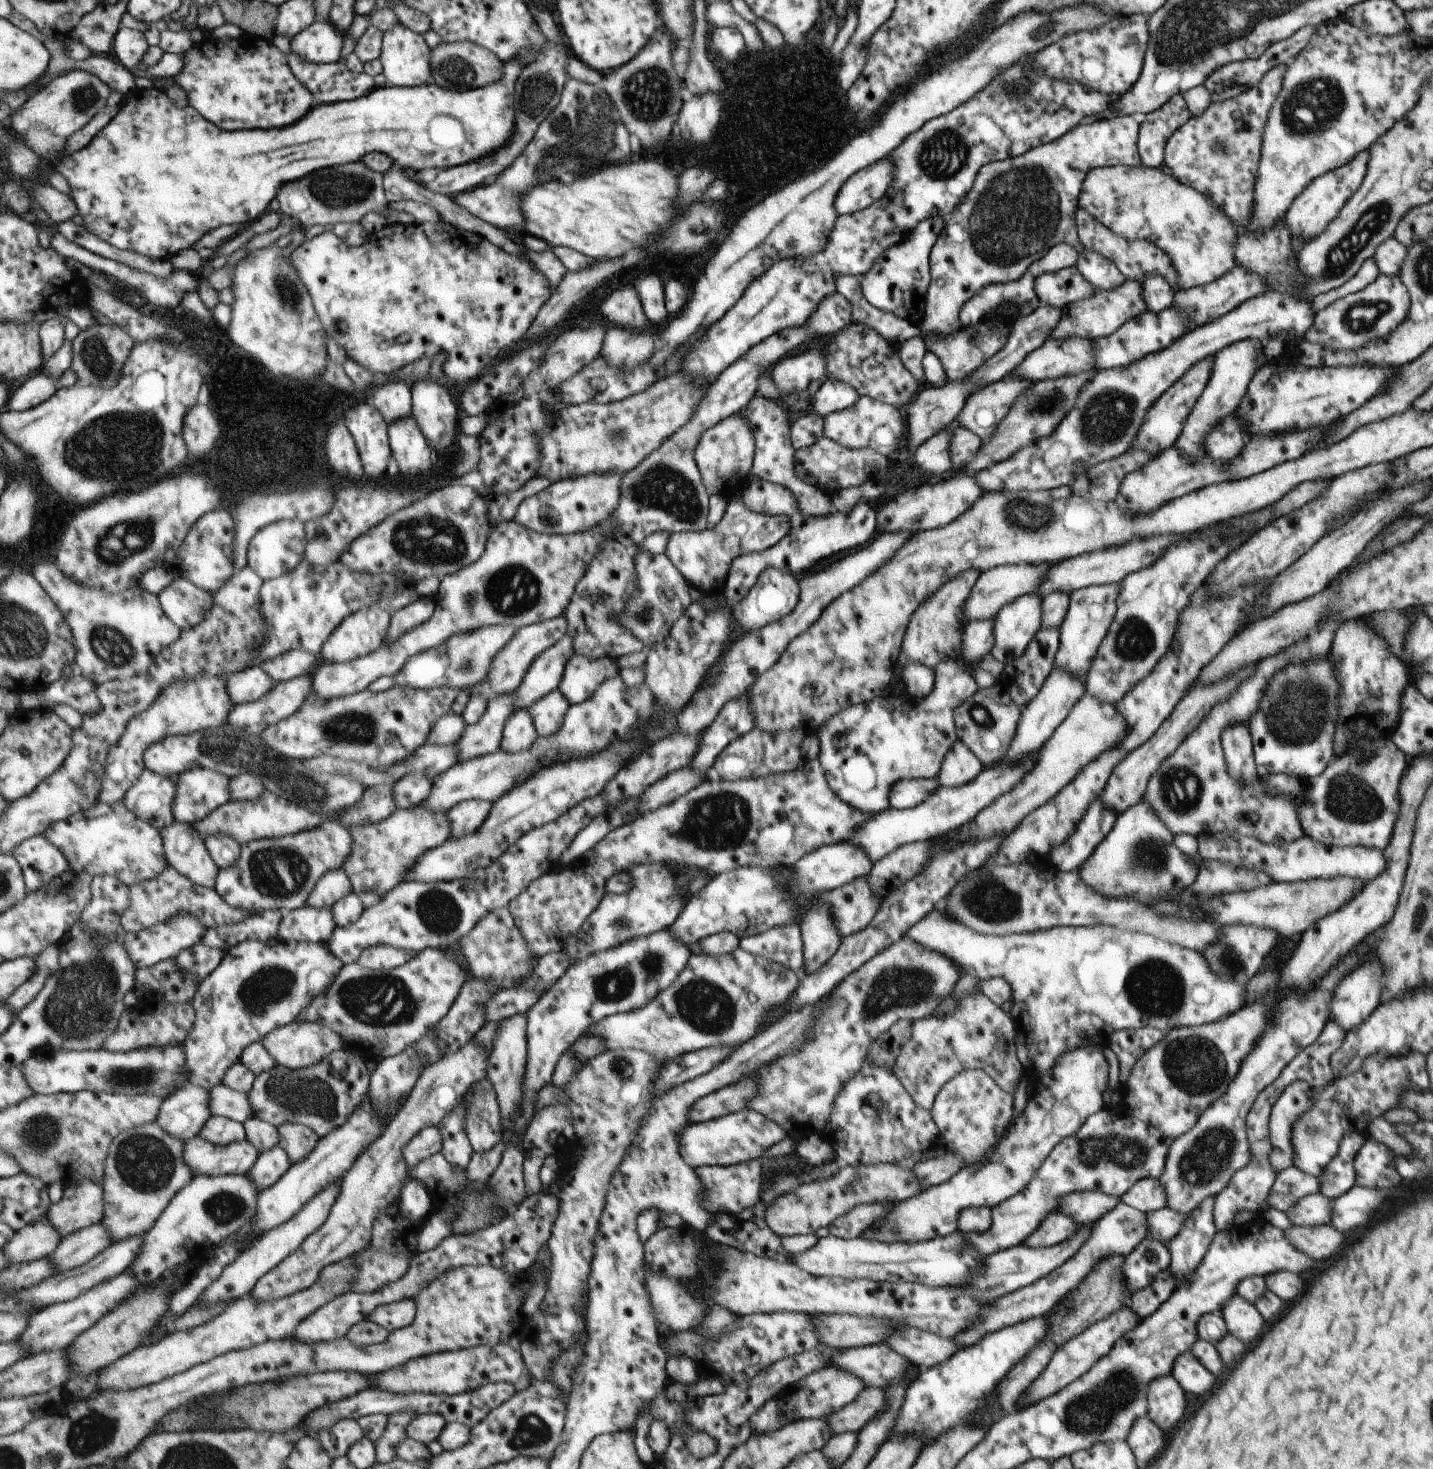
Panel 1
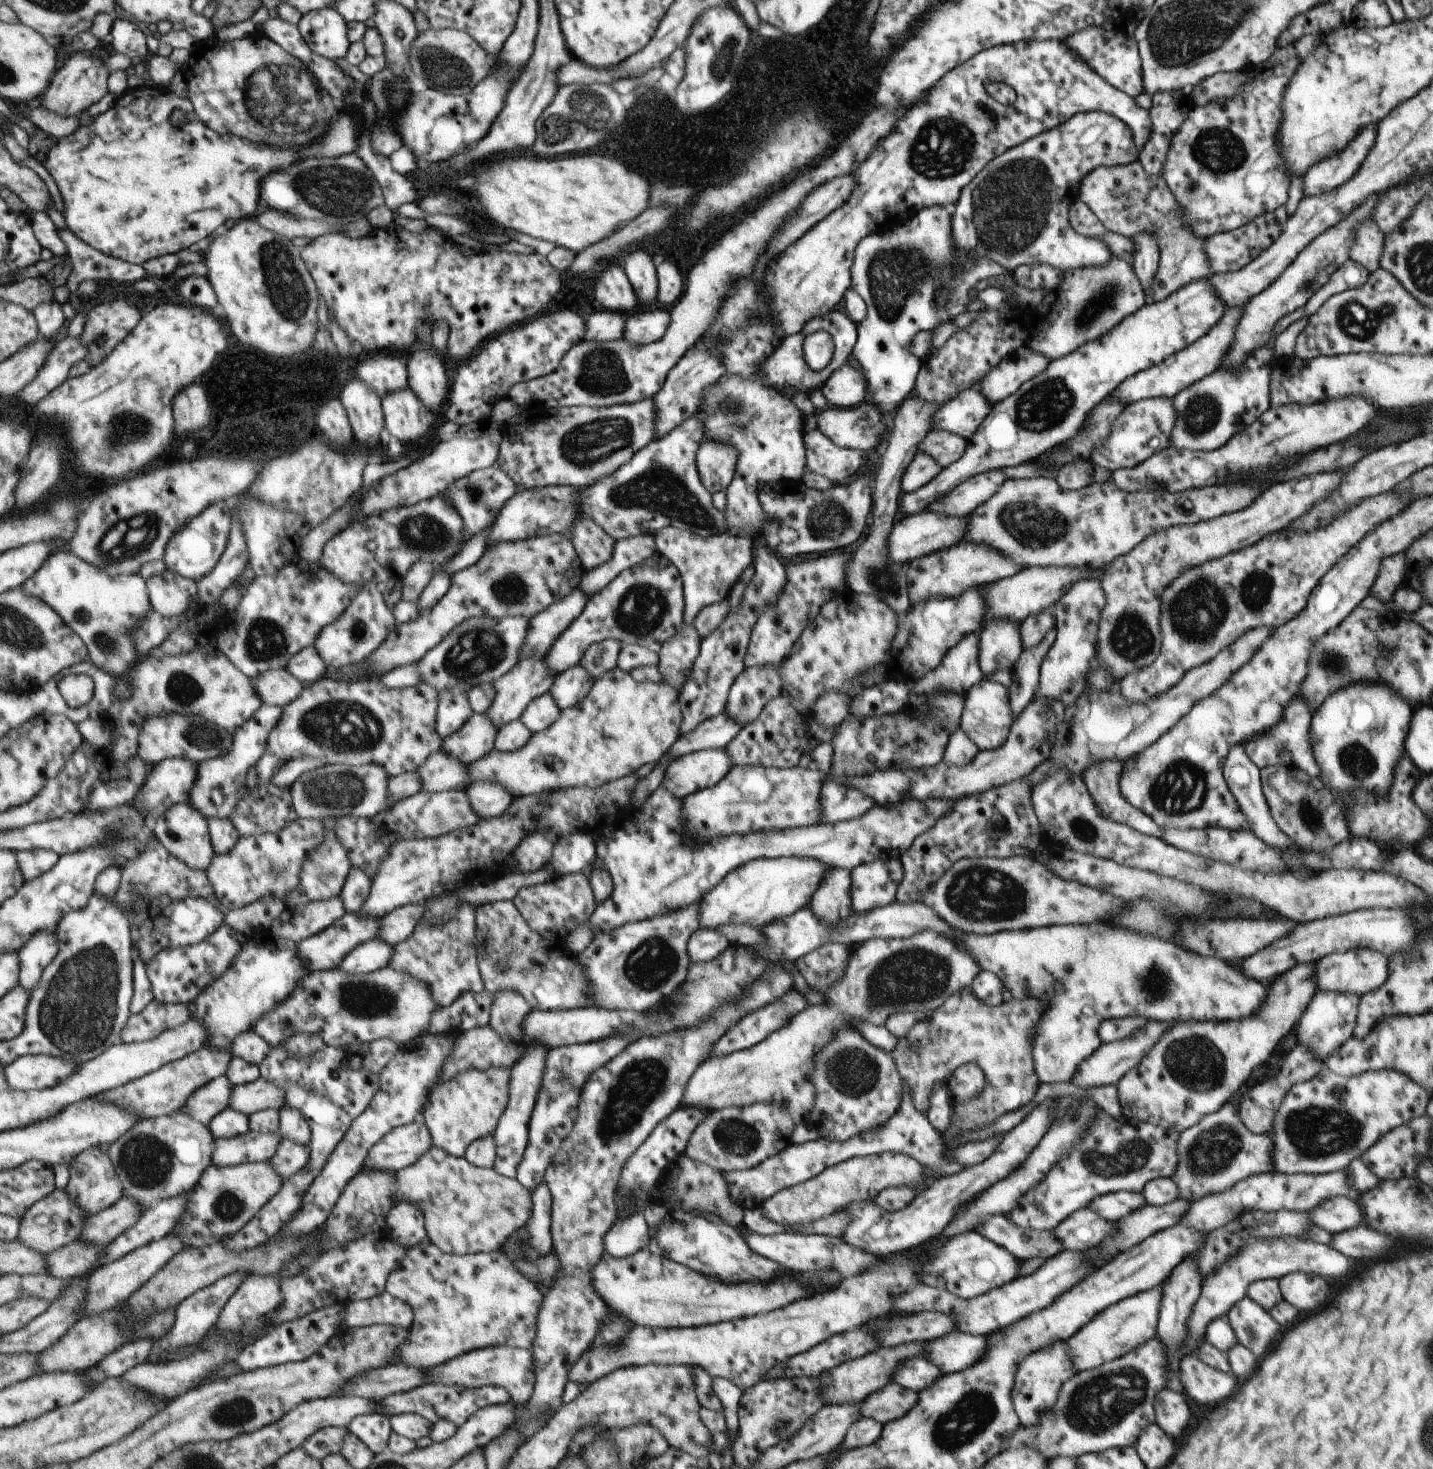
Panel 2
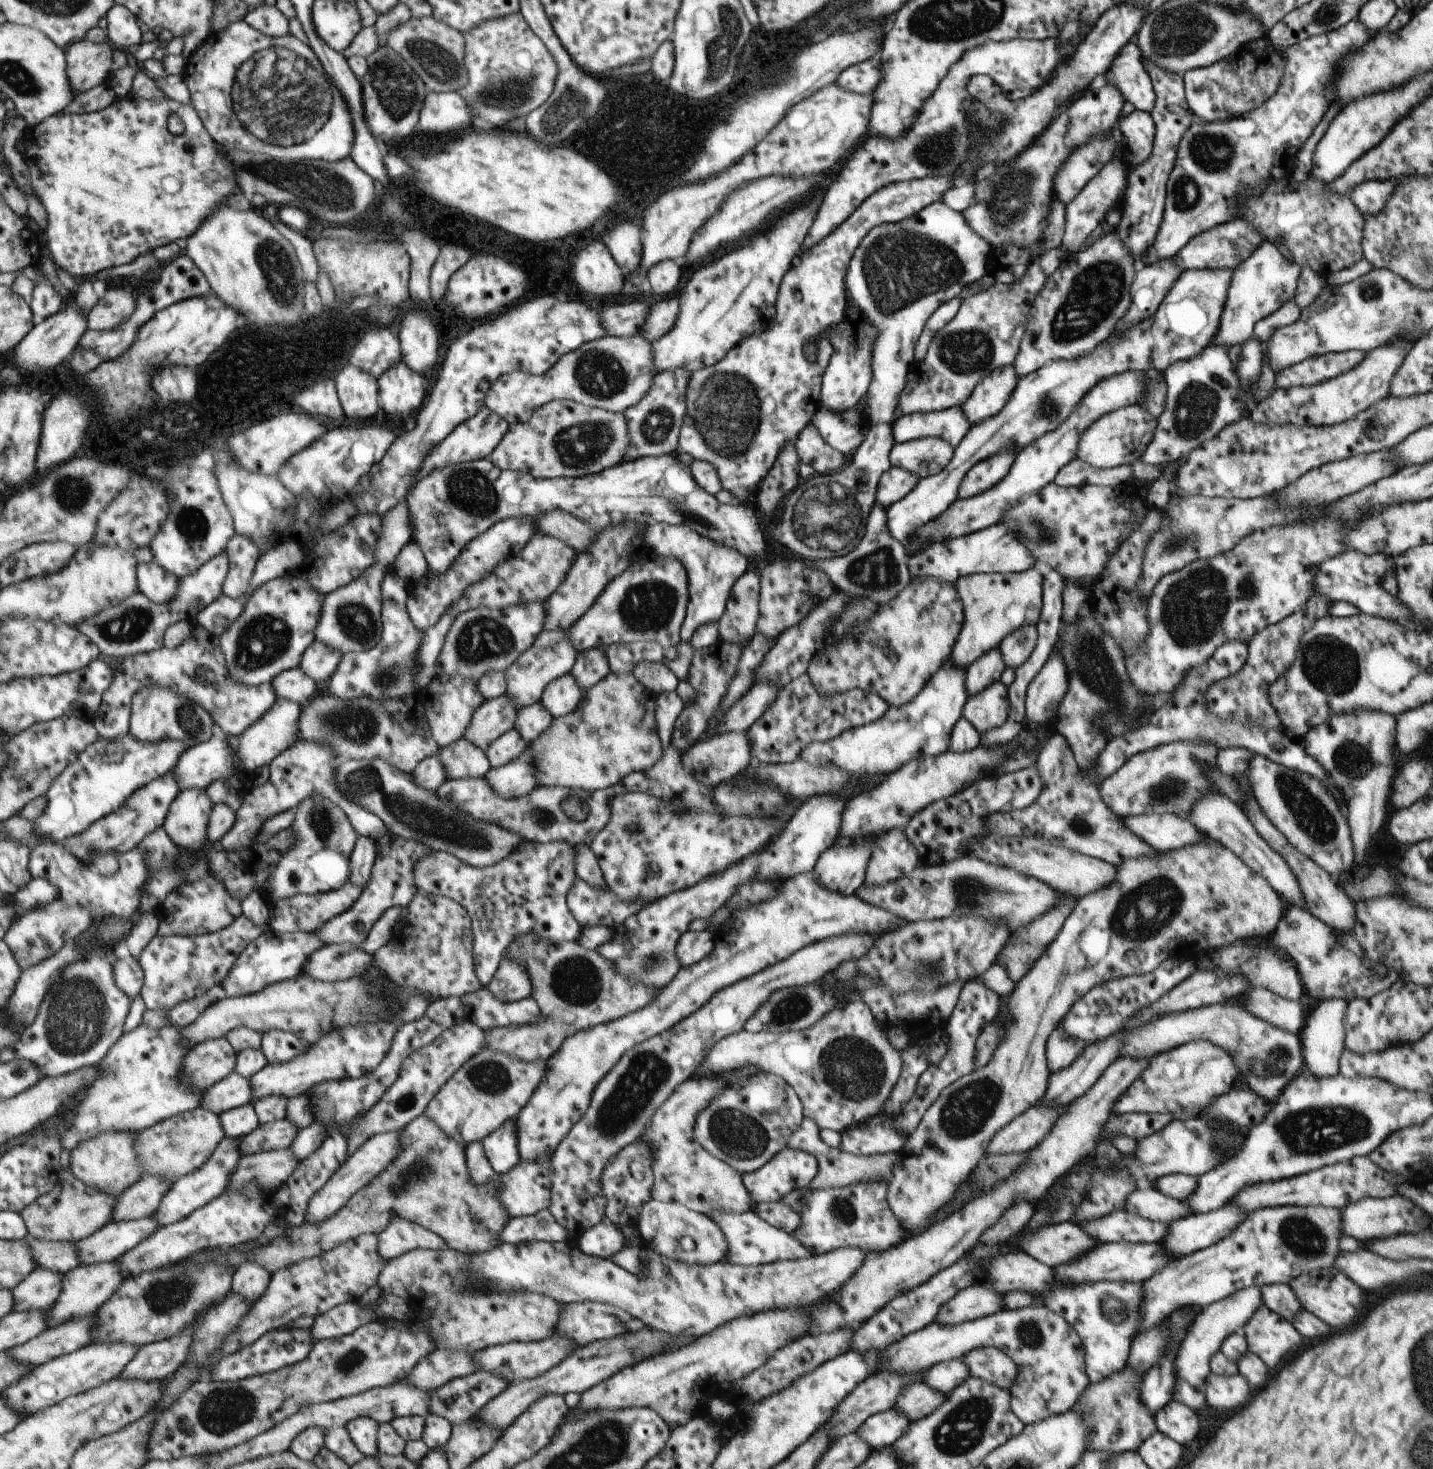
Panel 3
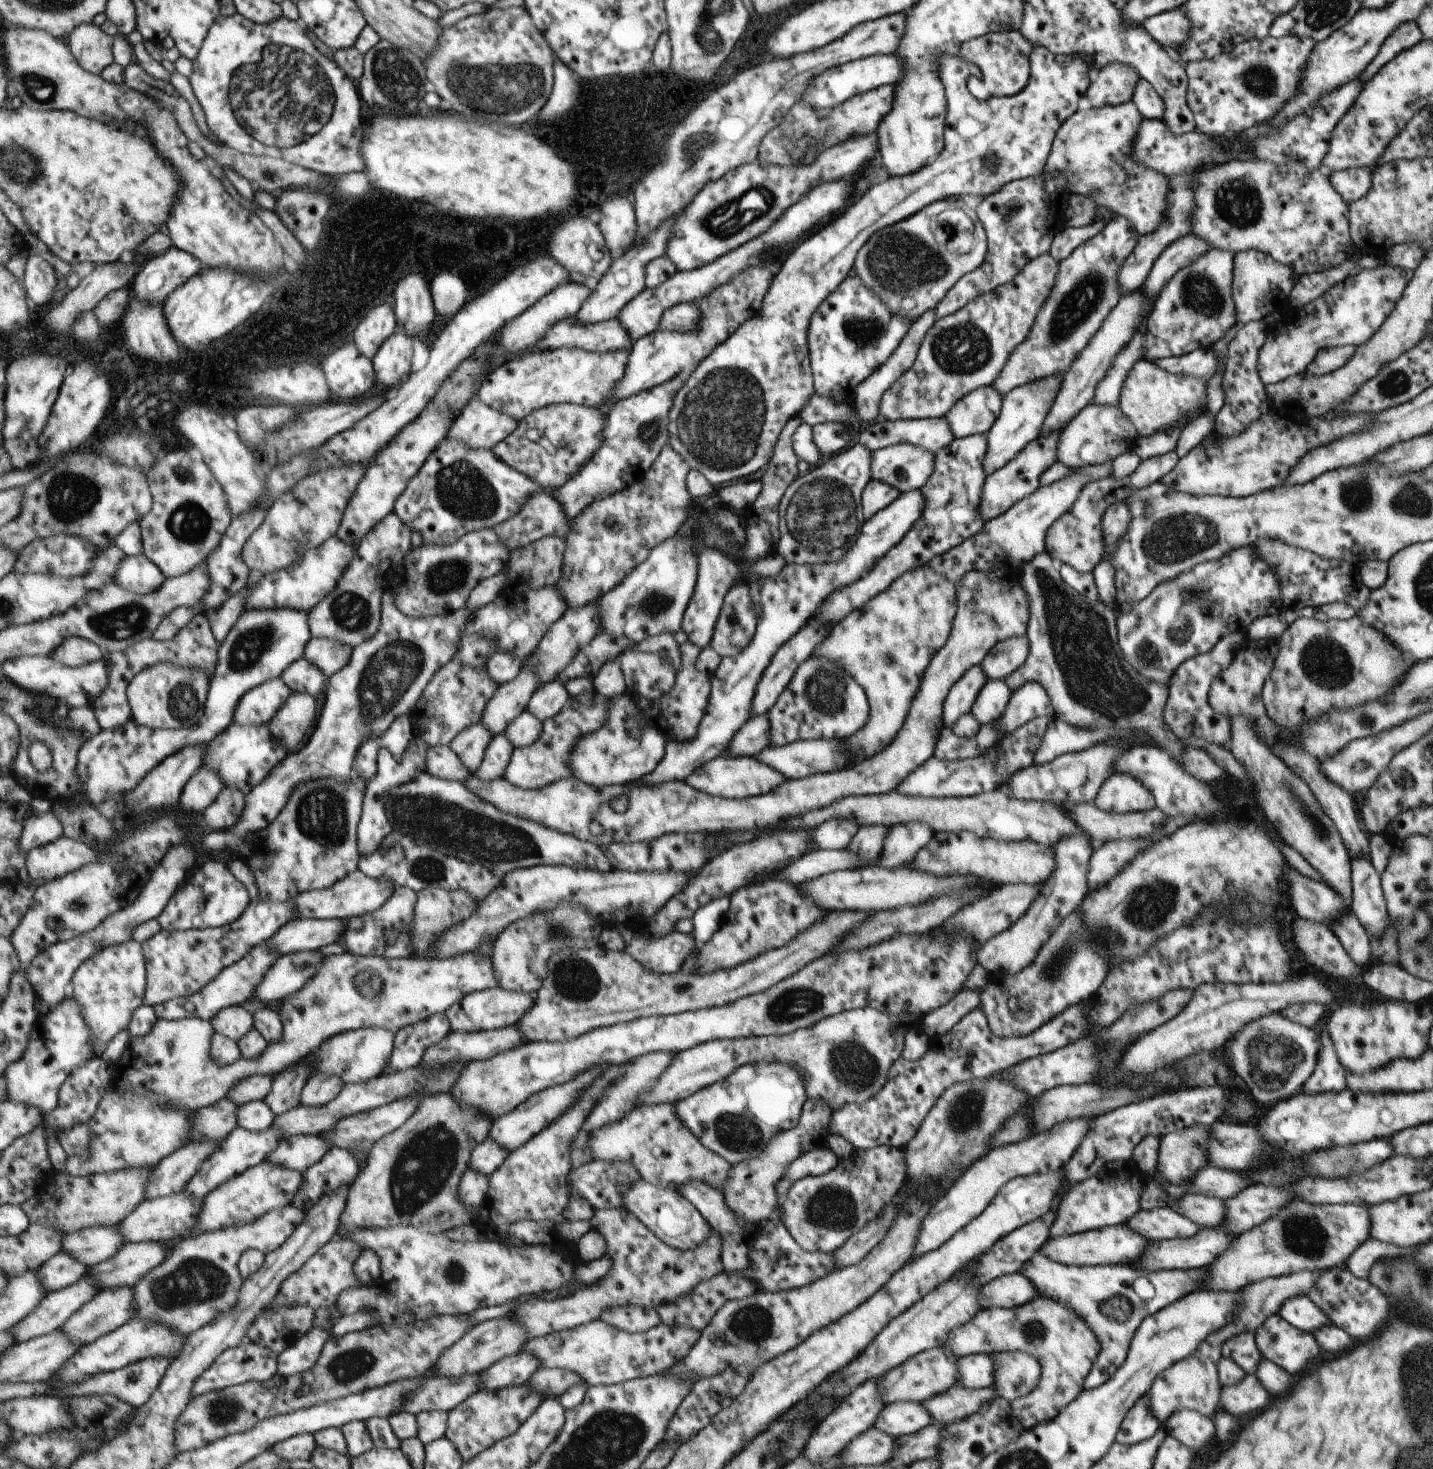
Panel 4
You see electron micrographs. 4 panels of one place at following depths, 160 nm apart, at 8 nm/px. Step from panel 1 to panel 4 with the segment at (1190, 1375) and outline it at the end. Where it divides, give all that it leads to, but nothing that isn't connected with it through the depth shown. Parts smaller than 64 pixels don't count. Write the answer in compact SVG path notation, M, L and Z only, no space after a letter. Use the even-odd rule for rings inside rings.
M1246 1374L1235 1384L1220 1384L1219 1408L1231 1416L1253 1416L1255 1412L1263 1410L1269 1402L1269 1394L1253 1378L1253 1375Z

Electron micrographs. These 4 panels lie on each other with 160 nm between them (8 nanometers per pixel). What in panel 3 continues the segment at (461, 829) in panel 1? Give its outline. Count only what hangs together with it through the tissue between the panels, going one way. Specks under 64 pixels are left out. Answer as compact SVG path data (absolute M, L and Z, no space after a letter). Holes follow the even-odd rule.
M526 748L515 760L489 770L483 778L493 786L492 791L497 796L506 799L529 794L536 786L532 759Z

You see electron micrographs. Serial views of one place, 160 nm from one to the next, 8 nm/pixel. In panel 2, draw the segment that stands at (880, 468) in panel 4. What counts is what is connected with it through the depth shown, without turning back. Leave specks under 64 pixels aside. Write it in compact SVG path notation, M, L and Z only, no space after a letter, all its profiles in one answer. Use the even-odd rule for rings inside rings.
M931 429L919 443L918 450L928 454L943 468L961 458L966 447L966 440L949 431Z

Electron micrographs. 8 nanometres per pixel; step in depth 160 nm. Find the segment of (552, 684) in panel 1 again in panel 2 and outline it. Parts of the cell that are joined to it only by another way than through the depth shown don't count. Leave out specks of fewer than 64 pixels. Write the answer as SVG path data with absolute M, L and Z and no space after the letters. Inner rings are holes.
M655 554L631 568L622 570L607 586L587 596L581 614L556 638L551 648L544 654L542 661L549 671L559 674L577 665L581 655L590 644L605 639L613 639L621 644L639 645L656 653L665 640L673 636L678 628L681 628L683 611L684 596L680 574L675 565L668 562L663 556Z

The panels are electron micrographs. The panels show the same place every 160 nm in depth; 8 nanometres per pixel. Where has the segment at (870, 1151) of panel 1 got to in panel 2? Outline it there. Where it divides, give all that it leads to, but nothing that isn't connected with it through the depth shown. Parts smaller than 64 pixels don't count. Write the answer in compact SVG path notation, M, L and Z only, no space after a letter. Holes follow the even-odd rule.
M849 1029L847 1032L839 1032L835 1044L827 1044L827 1048L823 1048L813 1060L815 1070L810 1073L810 1081L816 1093L806 1125L815 1129L822 1139L836 1143L845 1142L859 1133L874 1131L899 1110L902 1101L902 1080L891 1055L871 1046L857 1031Z

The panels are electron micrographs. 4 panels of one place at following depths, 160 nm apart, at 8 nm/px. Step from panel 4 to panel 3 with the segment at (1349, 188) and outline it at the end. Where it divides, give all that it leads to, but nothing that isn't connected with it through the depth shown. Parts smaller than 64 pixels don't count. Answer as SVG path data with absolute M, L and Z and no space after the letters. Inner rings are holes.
M1399 179L1367 181L1353 187L1349 198L1361 214L1378 215L1399 184Z

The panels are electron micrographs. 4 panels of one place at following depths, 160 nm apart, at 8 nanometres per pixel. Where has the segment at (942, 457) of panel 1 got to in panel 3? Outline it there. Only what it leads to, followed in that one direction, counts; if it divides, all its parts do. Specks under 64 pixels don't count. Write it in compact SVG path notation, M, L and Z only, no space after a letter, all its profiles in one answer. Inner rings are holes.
M891 467L880 476L874 502L878 502L886 509L892 502L898 501L911 492L918 480L919 478L908 470Z

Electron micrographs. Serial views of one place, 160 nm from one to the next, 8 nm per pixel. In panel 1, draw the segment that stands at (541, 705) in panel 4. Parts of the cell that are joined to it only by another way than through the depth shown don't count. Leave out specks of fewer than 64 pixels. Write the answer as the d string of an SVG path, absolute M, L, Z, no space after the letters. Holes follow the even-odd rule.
M573 654L565 666L557 690L565 696L568 704L586 700L595 692L595 688L609 676L618 673L615 662L609 658L589 660L587 656Z

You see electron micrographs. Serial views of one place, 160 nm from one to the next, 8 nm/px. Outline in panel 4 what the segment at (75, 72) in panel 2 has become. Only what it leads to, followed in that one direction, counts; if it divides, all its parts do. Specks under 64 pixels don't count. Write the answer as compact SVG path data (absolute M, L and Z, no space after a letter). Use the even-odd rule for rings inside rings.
M81 24L73 30L67 42L85 70L101 74L107 66L115 63L115 40L100 26Z

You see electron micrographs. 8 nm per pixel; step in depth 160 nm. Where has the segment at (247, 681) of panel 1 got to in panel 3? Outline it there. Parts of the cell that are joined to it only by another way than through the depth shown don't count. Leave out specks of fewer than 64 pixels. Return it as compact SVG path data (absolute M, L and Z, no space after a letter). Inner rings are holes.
M300 666L284 670L271 684L279 699L287 699L300 706L313 700L324 689L313 677L303 672Z

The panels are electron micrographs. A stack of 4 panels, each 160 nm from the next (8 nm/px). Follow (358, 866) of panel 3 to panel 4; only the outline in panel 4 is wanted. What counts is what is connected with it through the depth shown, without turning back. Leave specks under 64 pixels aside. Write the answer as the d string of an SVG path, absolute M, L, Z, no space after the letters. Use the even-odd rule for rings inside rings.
M413 737L408 742L403 754L401 754L400 762L395 760L395 756L387 748L379 750L377 774L367 784L361 823L358 828L360 855L377 852L379 848L382 848L385 838L394 833L389 818L385 815L385 802L387 802L389 790L393 790L397 786L403 786L403 784L411 782L419 772L425 772L427 770L427 766L425 766L427 752L429 752L429 744L420 737Z

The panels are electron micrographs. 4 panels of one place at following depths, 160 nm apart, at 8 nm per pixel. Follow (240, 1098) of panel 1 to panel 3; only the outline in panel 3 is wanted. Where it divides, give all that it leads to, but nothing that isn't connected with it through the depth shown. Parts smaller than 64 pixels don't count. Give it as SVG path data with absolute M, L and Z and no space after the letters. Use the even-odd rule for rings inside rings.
M383 1021L347 1027L327 1035L319 1043L309 1046L308 1051L288 1063L272 1065L250 1078L253 1098L251 1104L267 1097L298 1097L309 1094L319 1083L333 1079L358 1079L373 1072L390 1054L395 1035L399 1030L395 1023Z

